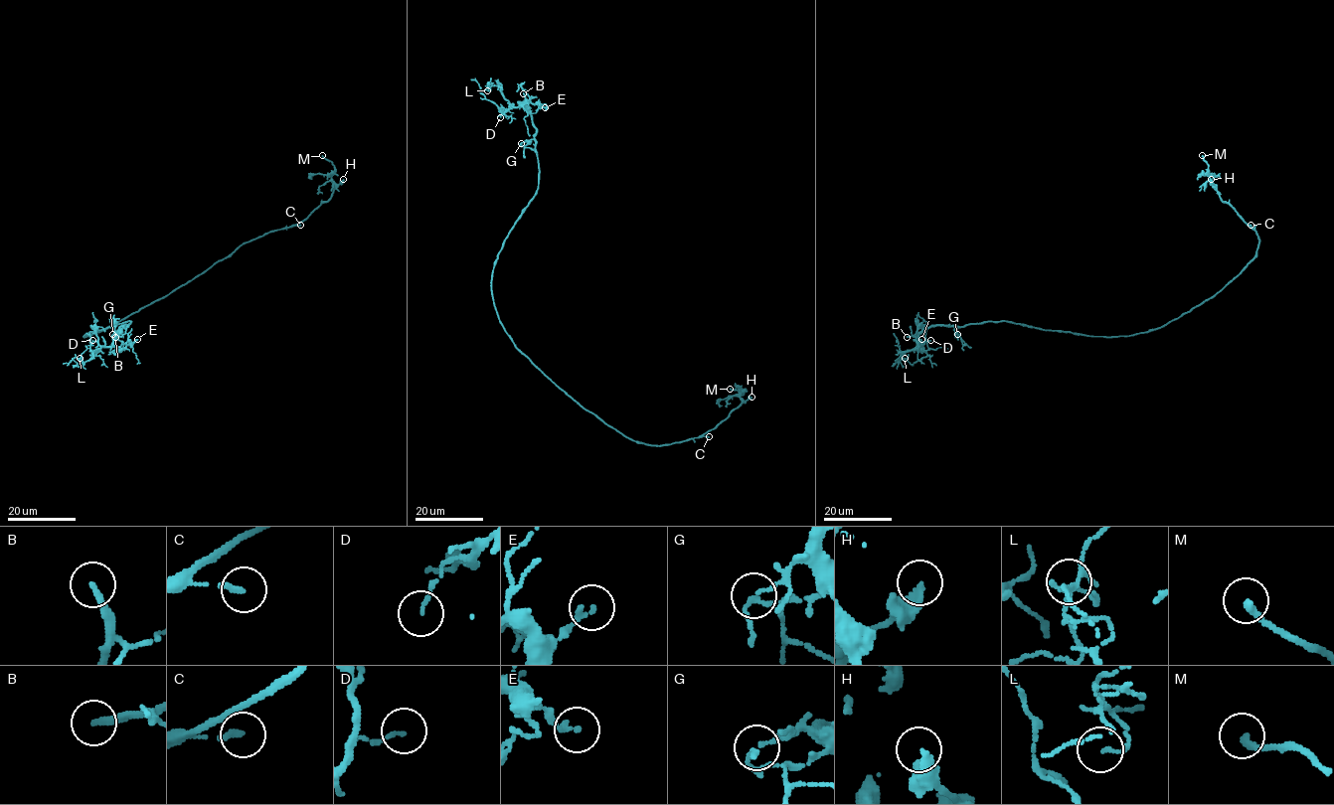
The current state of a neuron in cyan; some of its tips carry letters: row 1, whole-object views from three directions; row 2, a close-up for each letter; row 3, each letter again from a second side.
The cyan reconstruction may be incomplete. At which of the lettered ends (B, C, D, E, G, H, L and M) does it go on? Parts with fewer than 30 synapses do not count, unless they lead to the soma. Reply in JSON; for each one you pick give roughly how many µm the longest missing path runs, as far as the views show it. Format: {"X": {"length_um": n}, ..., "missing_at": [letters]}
{"B": {"length_um": 70}, "missing_at": ["B"]}

